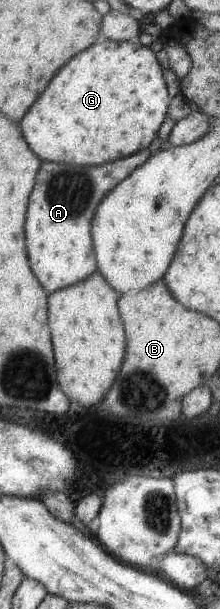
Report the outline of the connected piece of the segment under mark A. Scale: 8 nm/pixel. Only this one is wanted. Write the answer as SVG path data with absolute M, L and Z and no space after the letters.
M147 148L99 167L41 163L25 213L25 249L33 275L51 293L73 285L96 271L90 223L106 191L133 173L149 157Z

